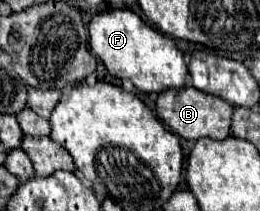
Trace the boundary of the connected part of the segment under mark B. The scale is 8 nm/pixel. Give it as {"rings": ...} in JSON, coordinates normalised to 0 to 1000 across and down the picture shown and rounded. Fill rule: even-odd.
{"rings":[[[746,408],[654,417],[654,427],[631,427],[623,445],[608,445],[600,540],[669,635],[685,635],[715,664],[754,664],[754,654],[777,654],[777,645],[854,664],[885,635],[892,502],[877,483],[854,483],[854,464],[838,464],[838,455],[754,427]]]}

